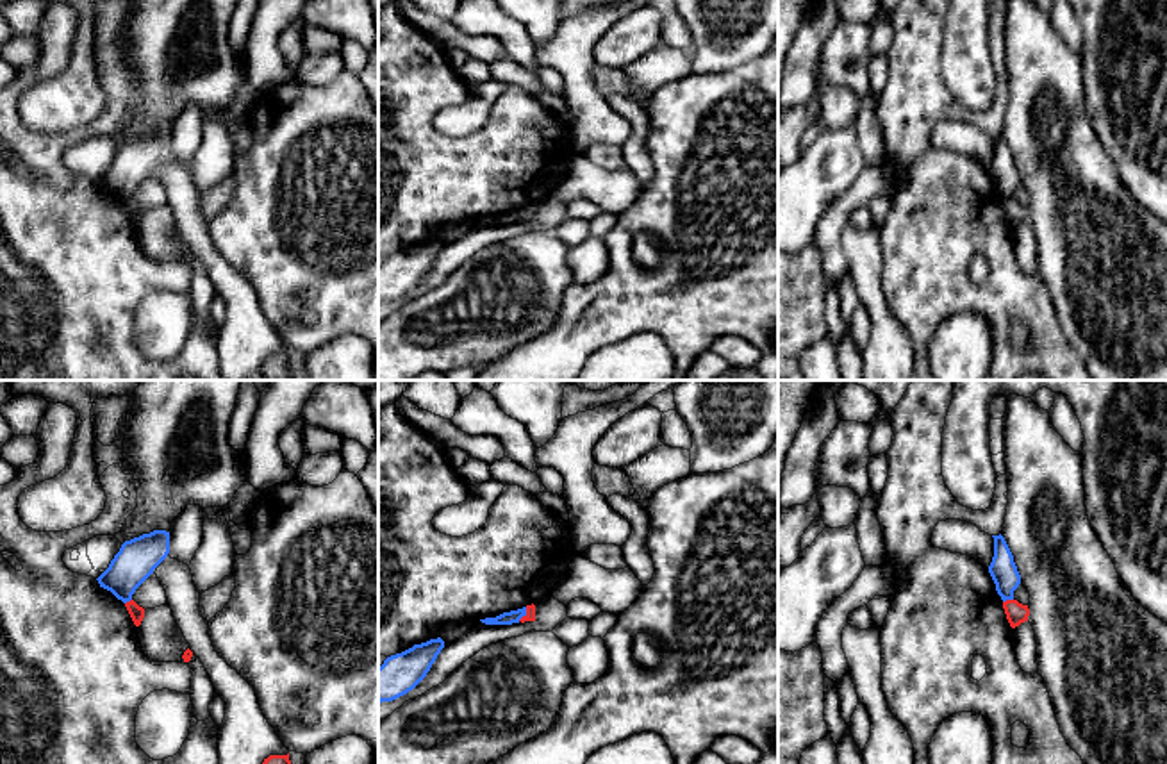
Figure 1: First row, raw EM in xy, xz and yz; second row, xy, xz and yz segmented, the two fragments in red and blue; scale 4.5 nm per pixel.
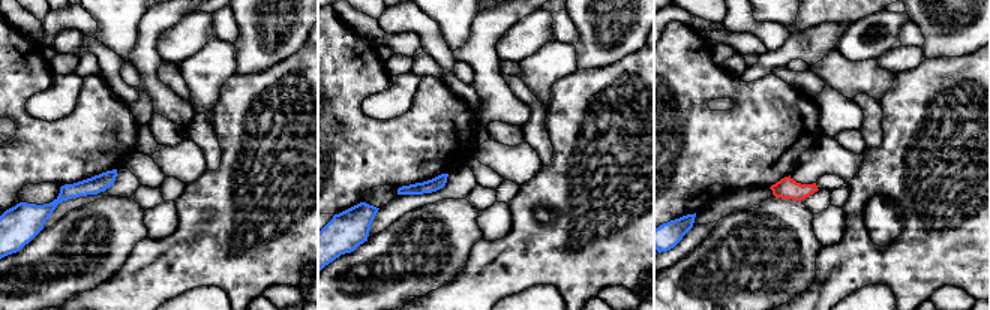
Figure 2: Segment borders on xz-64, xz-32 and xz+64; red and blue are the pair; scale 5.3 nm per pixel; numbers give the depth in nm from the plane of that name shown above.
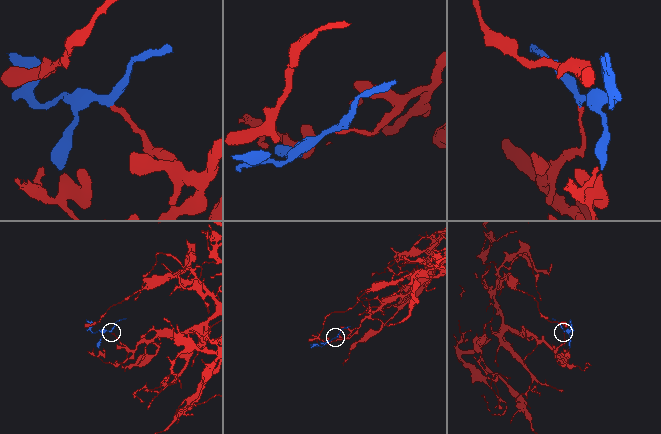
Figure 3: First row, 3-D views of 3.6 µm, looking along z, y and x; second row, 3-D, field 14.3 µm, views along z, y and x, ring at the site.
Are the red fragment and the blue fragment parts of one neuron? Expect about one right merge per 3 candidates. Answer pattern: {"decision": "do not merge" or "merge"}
{"decision": "merge"}

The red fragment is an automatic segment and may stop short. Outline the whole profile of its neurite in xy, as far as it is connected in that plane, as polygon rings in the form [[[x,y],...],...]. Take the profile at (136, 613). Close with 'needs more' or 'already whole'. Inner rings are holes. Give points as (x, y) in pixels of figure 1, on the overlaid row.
[[[153,530],[125,541],[109,568],[96,578],[100,587],[121,600],[136,627],[145,618],[132,594],[170,553],[170,532]]]; needs more

